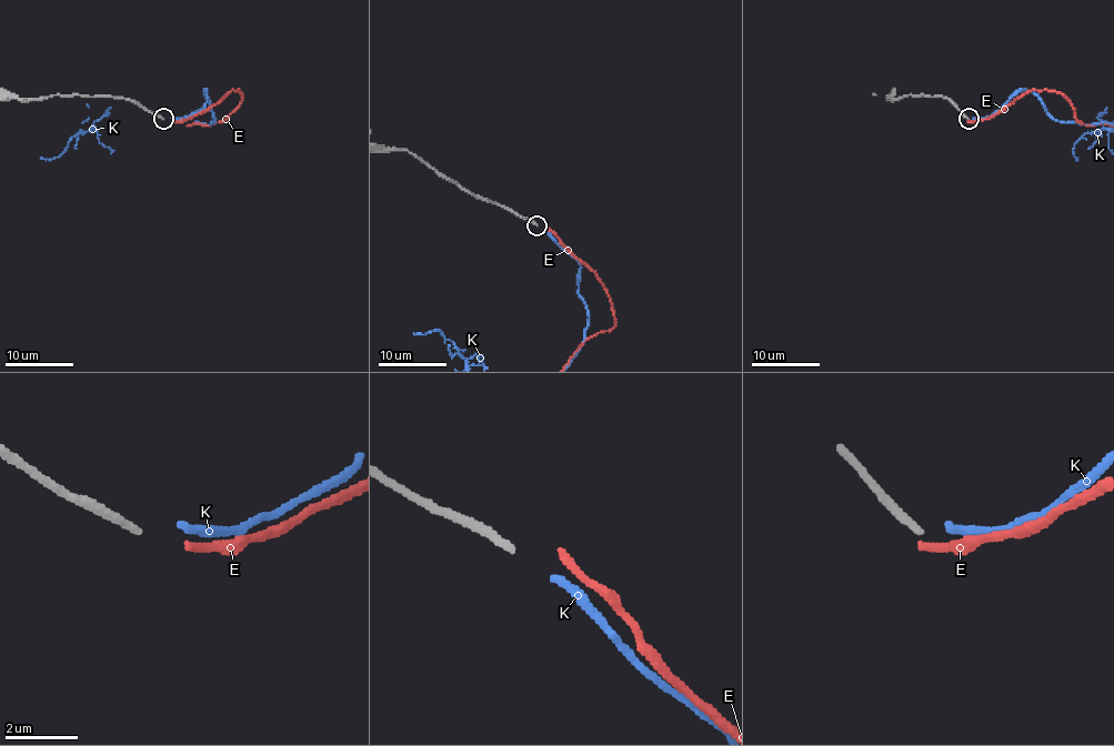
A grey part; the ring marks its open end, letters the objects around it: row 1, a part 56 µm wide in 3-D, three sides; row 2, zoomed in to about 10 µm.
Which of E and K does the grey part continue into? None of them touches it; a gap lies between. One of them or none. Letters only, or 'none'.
none

